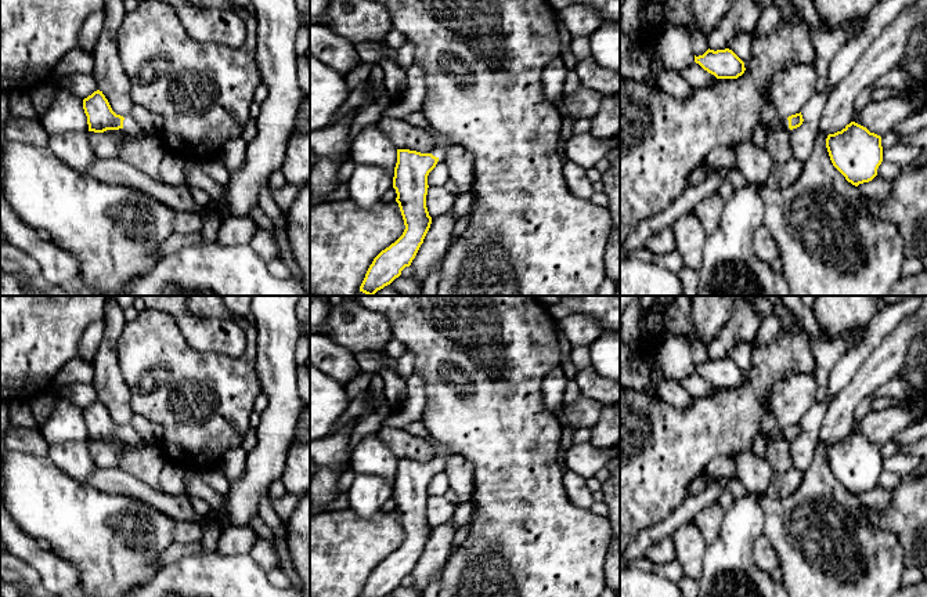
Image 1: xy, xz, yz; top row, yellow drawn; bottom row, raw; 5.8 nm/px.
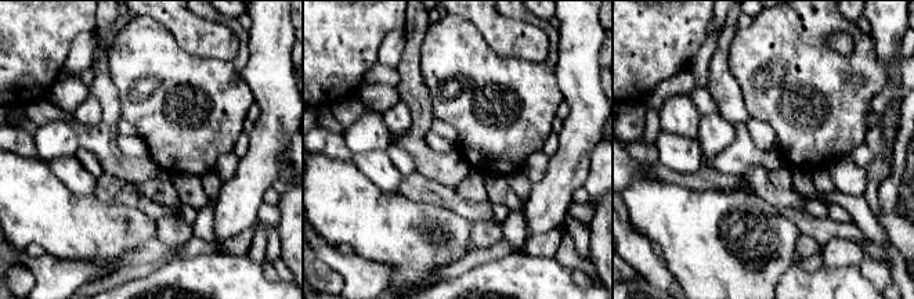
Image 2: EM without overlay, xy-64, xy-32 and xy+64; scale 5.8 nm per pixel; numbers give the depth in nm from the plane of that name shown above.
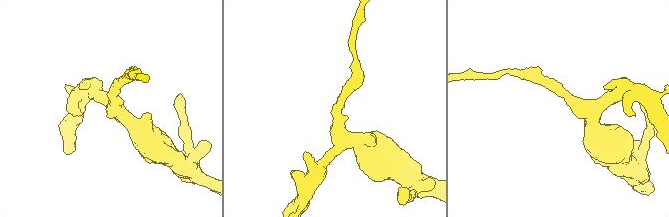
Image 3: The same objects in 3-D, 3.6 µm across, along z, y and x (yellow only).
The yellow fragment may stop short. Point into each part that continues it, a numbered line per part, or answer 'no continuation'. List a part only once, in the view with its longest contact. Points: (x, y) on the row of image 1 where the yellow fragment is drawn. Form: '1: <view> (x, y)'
1: xy (129, 126)

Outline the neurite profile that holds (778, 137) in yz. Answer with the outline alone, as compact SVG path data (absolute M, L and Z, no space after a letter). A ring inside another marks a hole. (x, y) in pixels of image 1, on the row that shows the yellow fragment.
M791 64L778 72L769 87L769 101L778 116L765 129L765 151L775 163L793 159L790 129L782 123L791 115L800 113L814 94L816 70L812 65Z

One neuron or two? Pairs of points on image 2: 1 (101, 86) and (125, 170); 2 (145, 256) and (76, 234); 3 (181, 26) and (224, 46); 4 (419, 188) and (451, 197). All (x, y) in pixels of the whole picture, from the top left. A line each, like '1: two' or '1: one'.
1: one
2: two
3: one
4: one

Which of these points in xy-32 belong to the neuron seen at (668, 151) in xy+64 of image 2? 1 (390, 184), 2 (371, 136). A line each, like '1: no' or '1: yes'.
1: yes
2: no

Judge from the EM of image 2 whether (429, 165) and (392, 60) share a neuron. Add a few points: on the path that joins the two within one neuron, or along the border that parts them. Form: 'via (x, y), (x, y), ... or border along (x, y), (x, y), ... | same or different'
border along (404, 35), (404, 51), (396, 67) | different

